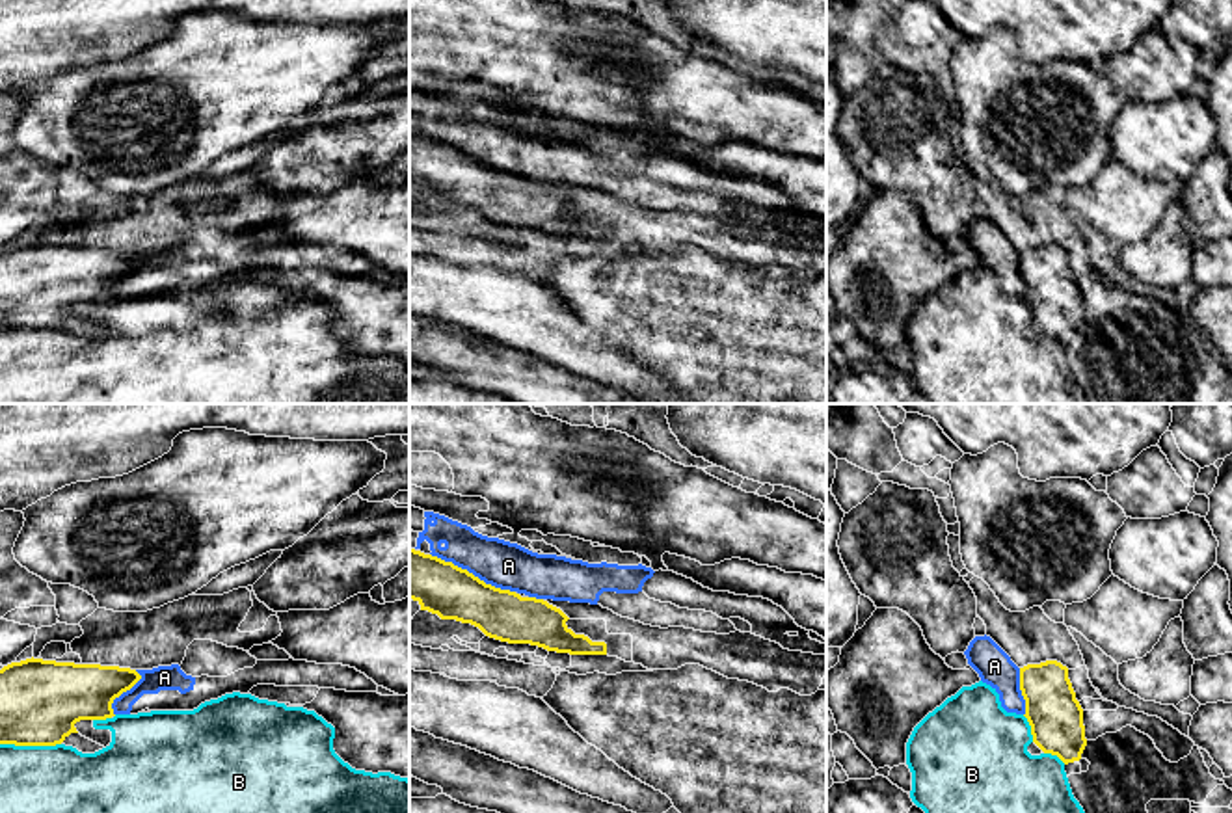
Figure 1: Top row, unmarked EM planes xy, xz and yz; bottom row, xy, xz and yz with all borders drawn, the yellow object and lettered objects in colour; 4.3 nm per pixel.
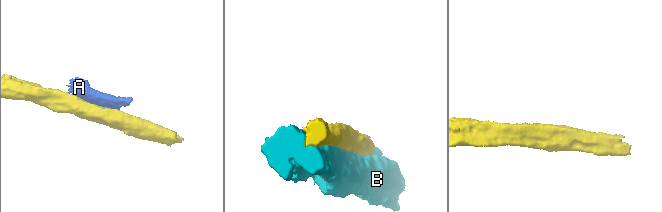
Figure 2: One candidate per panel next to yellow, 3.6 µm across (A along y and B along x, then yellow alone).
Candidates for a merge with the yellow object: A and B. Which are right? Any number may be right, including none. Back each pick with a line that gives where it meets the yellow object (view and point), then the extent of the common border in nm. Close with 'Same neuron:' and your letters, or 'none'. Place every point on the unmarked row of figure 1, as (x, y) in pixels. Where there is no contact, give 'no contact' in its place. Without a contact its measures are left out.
Same neuron: none

